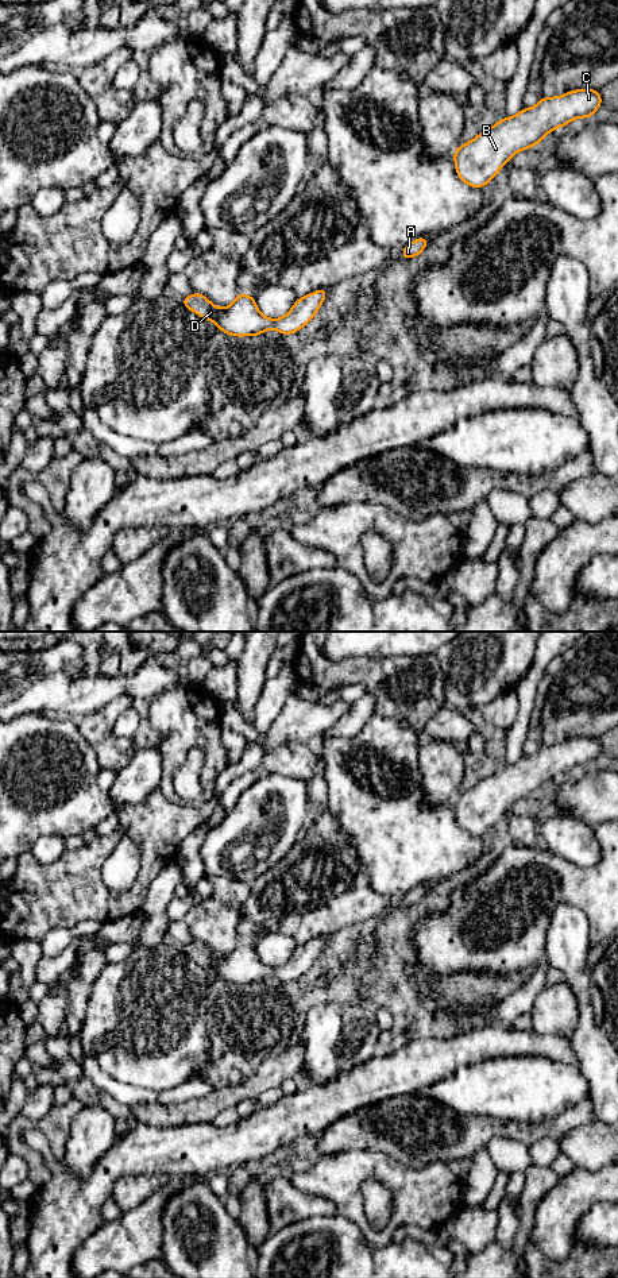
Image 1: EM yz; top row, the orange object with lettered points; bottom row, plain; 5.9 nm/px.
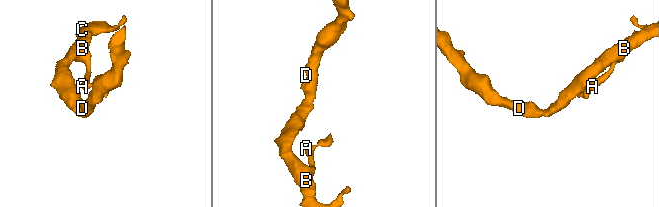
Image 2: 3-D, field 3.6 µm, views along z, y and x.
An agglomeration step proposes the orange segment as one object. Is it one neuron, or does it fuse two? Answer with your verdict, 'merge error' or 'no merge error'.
no merge error

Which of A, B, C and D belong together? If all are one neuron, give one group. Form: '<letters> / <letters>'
A B C D

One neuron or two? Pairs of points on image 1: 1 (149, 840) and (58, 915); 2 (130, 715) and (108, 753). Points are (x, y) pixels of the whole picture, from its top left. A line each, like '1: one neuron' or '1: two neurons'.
1: one neuron
2: two neurons

